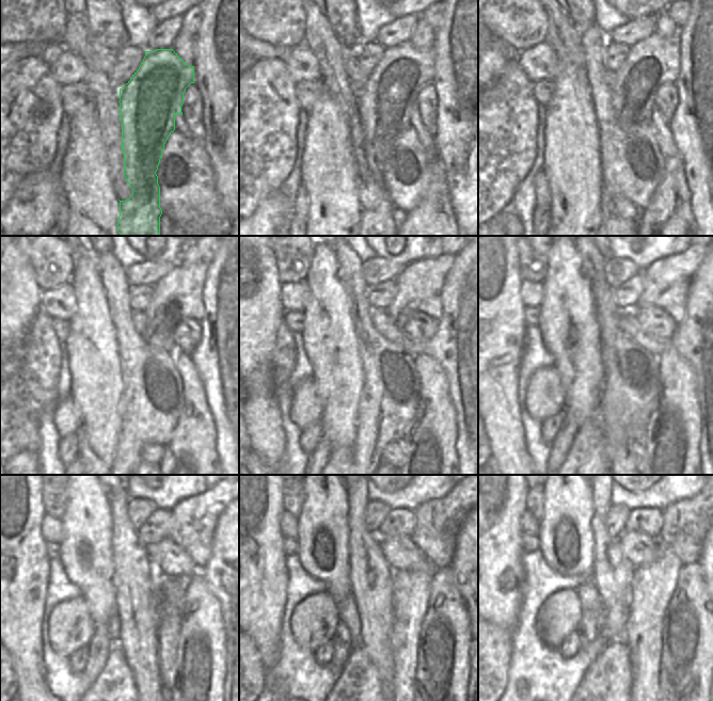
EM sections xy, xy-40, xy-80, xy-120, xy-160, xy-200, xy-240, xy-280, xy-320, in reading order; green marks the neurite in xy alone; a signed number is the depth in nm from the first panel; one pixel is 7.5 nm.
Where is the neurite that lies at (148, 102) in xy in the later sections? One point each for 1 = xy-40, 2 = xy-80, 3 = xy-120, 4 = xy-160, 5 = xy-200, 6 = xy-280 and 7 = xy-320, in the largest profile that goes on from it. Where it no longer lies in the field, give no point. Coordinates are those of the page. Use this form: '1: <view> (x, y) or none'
1: xy-40 (385, 101)
2: xy-80 (652, 62)
3: xy-120 (177, 296)
4: xy-160 (420, 284)
5: xy-200 (665, 283)
6: xy-280 (439, 521)
7: xy-320 (685, 524)

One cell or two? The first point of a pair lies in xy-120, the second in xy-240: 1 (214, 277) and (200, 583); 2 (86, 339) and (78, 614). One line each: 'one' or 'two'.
1: two
2: two

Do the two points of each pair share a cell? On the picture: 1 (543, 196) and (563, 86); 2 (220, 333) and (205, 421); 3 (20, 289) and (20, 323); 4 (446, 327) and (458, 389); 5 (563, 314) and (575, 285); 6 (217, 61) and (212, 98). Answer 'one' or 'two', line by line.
1: two
2: two
3: one
4: one
5: one
6: one

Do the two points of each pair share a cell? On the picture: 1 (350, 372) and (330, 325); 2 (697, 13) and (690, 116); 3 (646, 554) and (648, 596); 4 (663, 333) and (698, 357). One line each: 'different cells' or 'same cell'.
1: same cell
2: same cell
3: different cells
4: different cells

